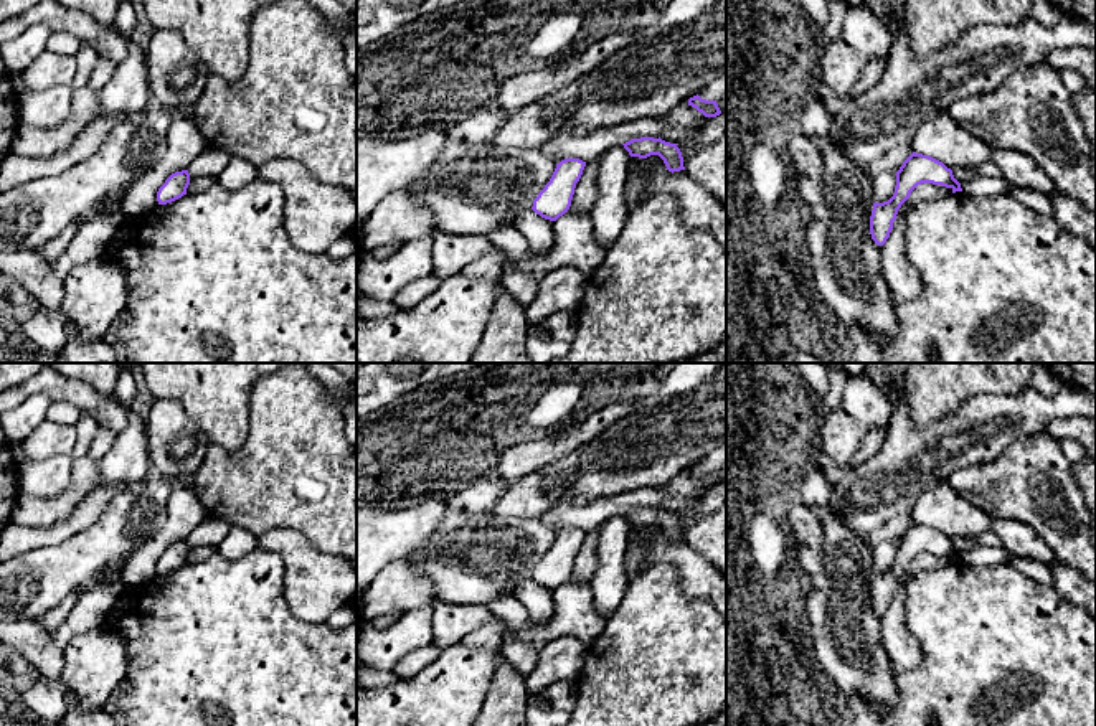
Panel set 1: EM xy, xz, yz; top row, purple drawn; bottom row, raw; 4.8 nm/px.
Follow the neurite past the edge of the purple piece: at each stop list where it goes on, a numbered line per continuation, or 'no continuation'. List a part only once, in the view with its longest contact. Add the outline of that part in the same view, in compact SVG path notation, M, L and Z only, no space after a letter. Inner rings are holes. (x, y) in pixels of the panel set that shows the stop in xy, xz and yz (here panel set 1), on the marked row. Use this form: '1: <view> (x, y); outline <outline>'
no continuation

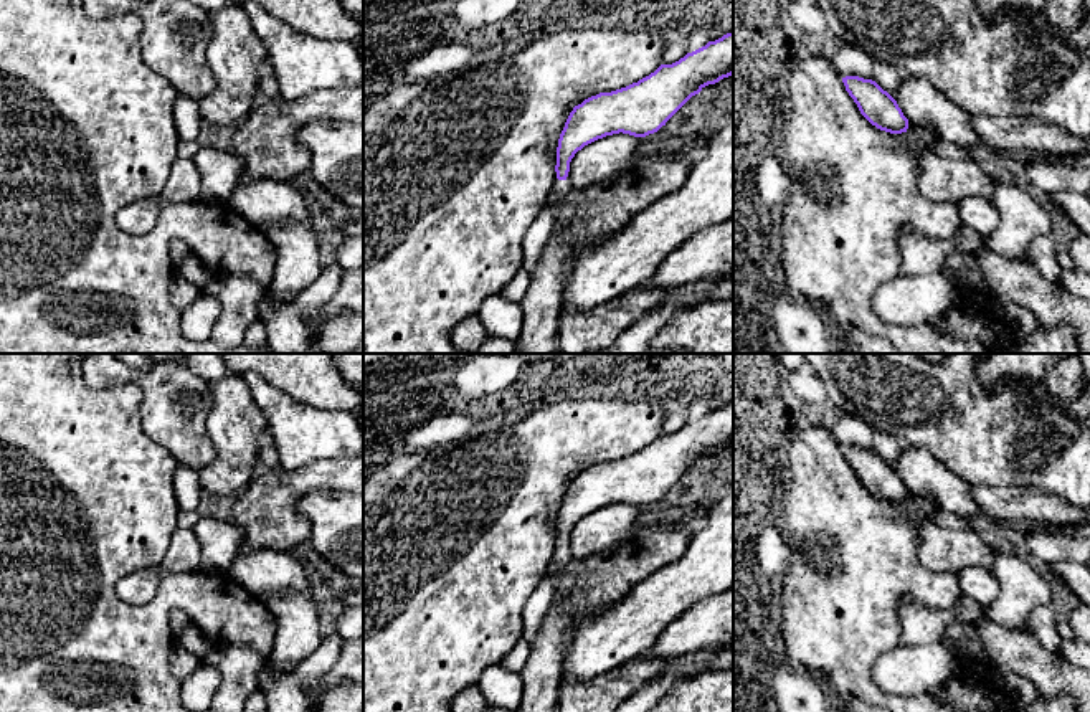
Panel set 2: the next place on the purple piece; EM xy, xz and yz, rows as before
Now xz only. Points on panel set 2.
1: xz (560, 187); outline M555 178L553 188L552 188L545 205L552 205L557 200L563 202L568 192L570 192L568 182Z

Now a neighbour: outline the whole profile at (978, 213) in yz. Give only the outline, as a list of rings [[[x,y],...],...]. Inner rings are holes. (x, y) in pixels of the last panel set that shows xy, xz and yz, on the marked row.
[[[968,197],[958,206],[964,230],[989,236],[999,225],[1001,215],[996,203],[984,197]]]

